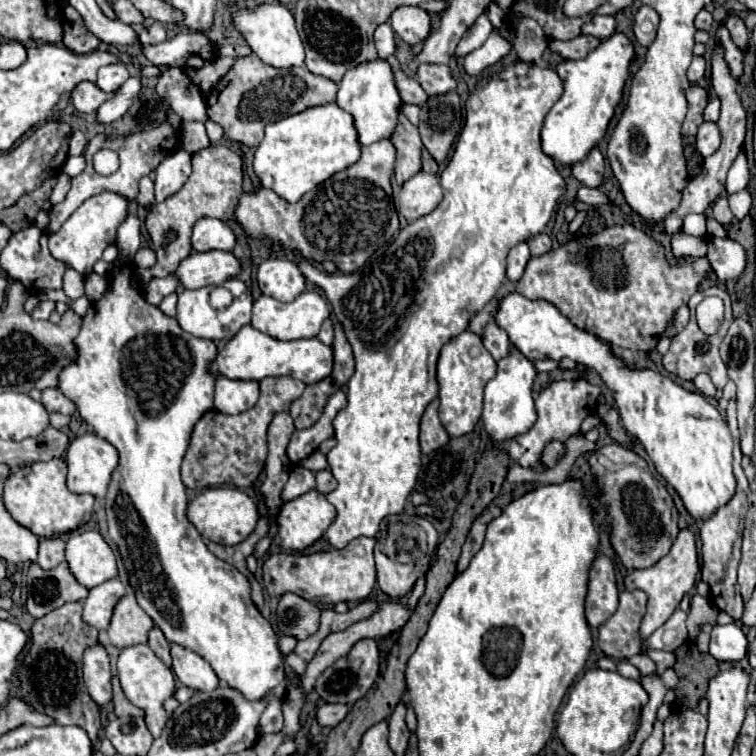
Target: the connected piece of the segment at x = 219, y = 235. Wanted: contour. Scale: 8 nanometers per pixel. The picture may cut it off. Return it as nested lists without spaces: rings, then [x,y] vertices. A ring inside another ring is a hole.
[[[201,218],[193,226],[193,250],[207,252],[207,250],[233,250],[235,234],[227,222],[217,218]]]

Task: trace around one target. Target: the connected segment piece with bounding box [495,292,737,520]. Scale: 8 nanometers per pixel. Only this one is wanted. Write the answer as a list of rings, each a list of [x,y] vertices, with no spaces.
[[[509,292],[505,298],[501,298],[501,302],[497,306],[495,322],[501,330],[507,332],[511,344],[529,360],[571,358],[577,364],[583,364],[585,368],[597,370],[599,376],[603,378],[603,382],[615,394],[615,402],[617,402],[619,416],[623,420],[623,428],[637,442],[641,442],[641,446],[653,460],[657,472],[679,494],[685,510],[693,518],[709,520],[709,516],[713,516],[713,512],[717,512],[717,508],[721,508],[721,504],[727,504],[731,500],[735,486],[737,486],[735,476],[733,476],[733,456],[731,456],[733,438],[727,428],[727,422],[723,420],[719,410],[711,402],[705,400],[705,396],[701,396],[699,392],[687,392],[683,386],[675,384],[665,374],[659,374],[653,370],[629,370],[627,366],[621,364],[619,358],[615,358],[611,354],[611,350],[595,334],[589,334],[587,330],[579,330],[577,326],[573,326],[553,304],[549,304],[545,300],[529,300],[529,298],[521,296],[519,292]]]

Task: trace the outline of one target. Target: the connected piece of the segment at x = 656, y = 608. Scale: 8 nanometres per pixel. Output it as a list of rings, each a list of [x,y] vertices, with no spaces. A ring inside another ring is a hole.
[[[683,530],[683,532],[679,532],[671,552],[665,558],[661,558],[651,568],[633,570],[625,578],[625,590],[643,590],[647,594],[647,612],[645,612],[641,626],[639,626],[641,638],[649,638],[659,626],[663,626],[667,622],[667,618],[679,606],[681,598],[695,586],[695,576],[699,572],[697,560],[699,558],[697,558],[697,550],[695,550],[695,536],[689,530]]]

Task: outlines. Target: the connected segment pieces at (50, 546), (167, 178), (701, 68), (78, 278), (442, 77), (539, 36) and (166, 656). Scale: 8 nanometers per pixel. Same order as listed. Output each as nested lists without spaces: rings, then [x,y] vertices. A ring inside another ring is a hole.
[[[41,538],[37,564],[45,570],[55,568],[65,560],[65,542],[61,538]]]
[[[177,150],[167,156],[155,170],[155,200],[161,202],[179,192],[191,174],[191,154]]]
[[[693,56],[693,62],[691,62],[689,72],[687,72],[689,82],[697,82],[697,80],[701,80],[703,74],[705,74],[705,58],[703,58],[703,56]]]
[[[69,268],[69,270],[65,272],[63,292],[65,292],[65,296],[71,298],[71,300],[77,300],[79,296],[85,294],[85,290],[83,290],[83,276],[81,276],[79,272],[75,272],[73,268]]]
[[[419,64],[415,78],[419,80],[419,84],[429,96],[451,92],[457,86],[449,66],[441,66],[441,64]]]
[[[531,18],[517,20],[517,32],[513,38],[513,48],[523,62],[541,62],[543,52],[547,50],[547,38],[541,26]]]
[[[153,626],[151,628],[151,632],[149,632],[149,648],[167,664],[167,666],[171,666],[171,654],[169,654],[169,642],[167,642],[167,638],[163,636],[163,632],[157,628],[157,626]]]

